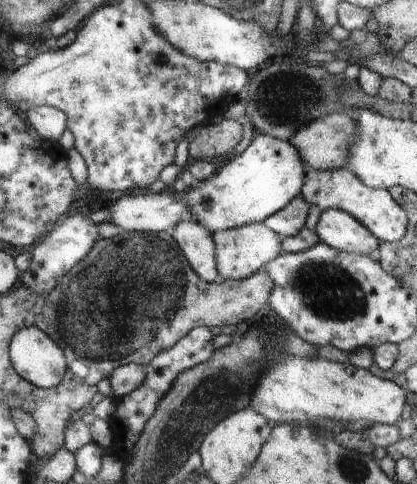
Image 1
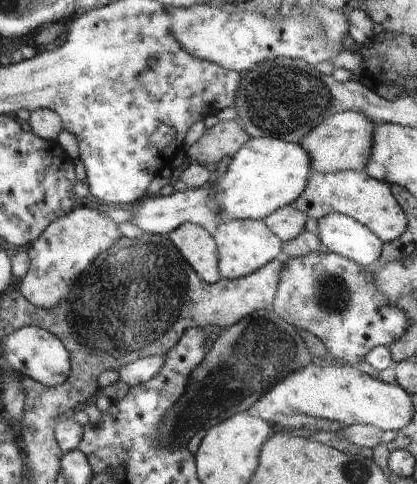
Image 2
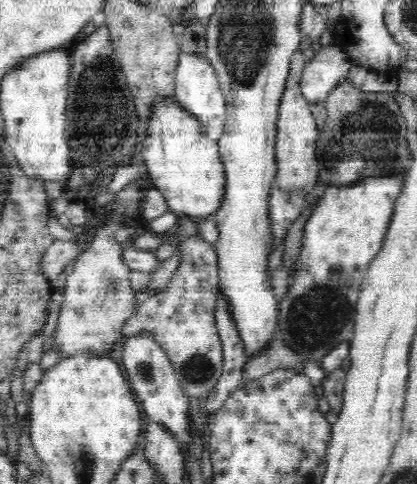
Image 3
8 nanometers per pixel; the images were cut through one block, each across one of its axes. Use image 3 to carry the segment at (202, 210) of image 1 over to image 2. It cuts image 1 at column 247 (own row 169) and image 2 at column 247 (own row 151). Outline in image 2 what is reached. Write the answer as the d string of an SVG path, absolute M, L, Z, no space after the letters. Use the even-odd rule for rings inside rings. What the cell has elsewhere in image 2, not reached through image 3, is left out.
M251 138L251 142L233 158L227 176L219 182L219 218L213 224L207 222L203 228L213 236L217 226L229 220L265 220L279 208L293 206L307 192L311 176L313 156L303 144L281 138Z

